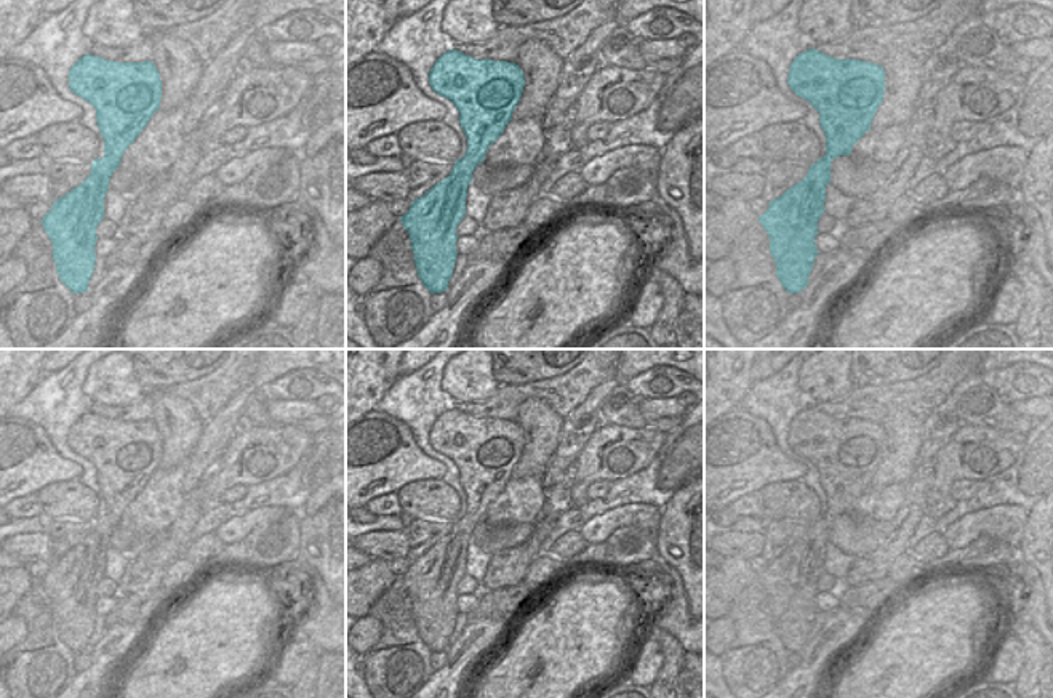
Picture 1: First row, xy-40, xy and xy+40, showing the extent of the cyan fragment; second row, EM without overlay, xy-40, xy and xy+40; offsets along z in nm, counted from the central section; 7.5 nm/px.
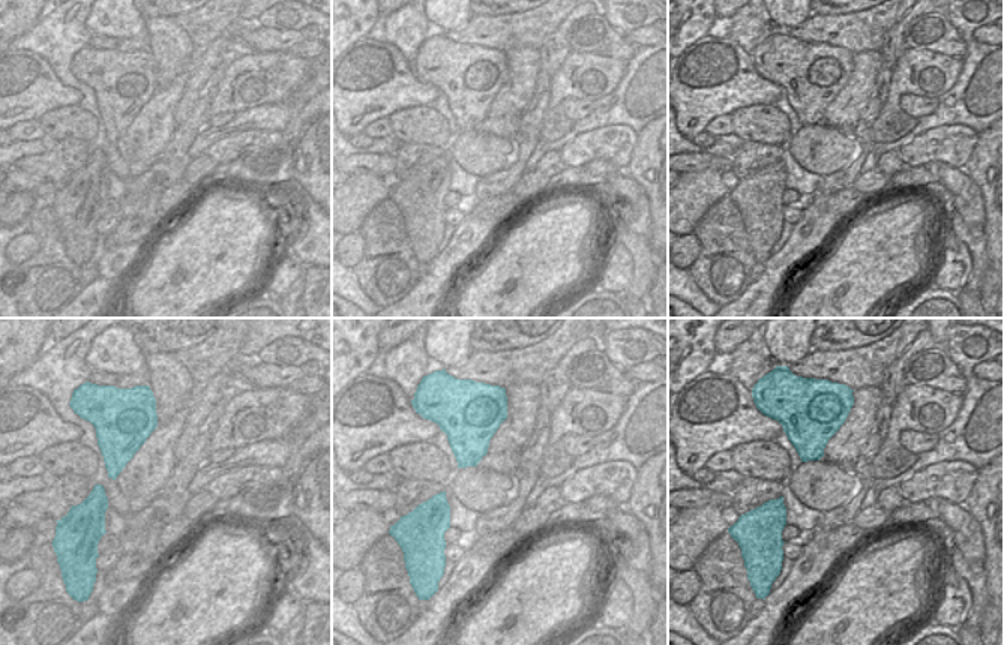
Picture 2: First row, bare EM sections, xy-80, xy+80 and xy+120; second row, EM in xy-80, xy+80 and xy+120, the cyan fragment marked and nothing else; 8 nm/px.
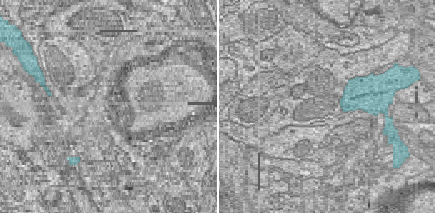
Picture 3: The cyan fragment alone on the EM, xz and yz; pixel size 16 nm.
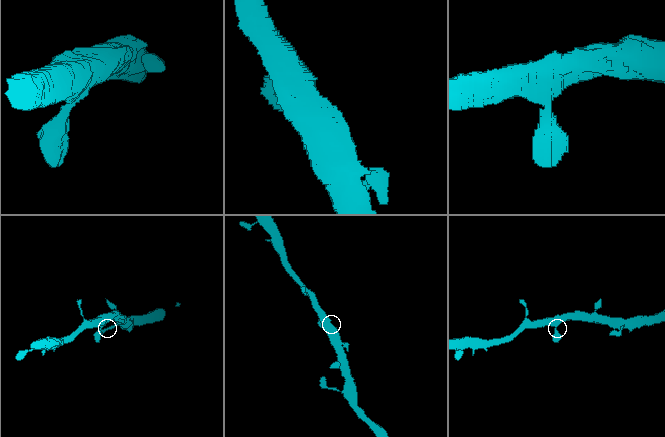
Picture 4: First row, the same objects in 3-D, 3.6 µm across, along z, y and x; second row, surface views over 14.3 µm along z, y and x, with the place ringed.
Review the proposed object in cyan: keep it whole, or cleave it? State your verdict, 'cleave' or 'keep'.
keep

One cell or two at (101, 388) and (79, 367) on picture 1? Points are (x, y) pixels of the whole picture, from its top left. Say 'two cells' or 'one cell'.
two cells

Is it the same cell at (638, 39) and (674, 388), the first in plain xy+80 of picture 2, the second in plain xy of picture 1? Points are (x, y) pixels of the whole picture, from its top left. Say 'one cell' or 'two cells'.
two cells

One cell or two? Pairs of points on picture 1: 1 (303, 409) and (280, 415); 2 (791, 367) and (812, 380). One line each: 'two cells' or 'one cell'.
1: one cell
2: two cells

